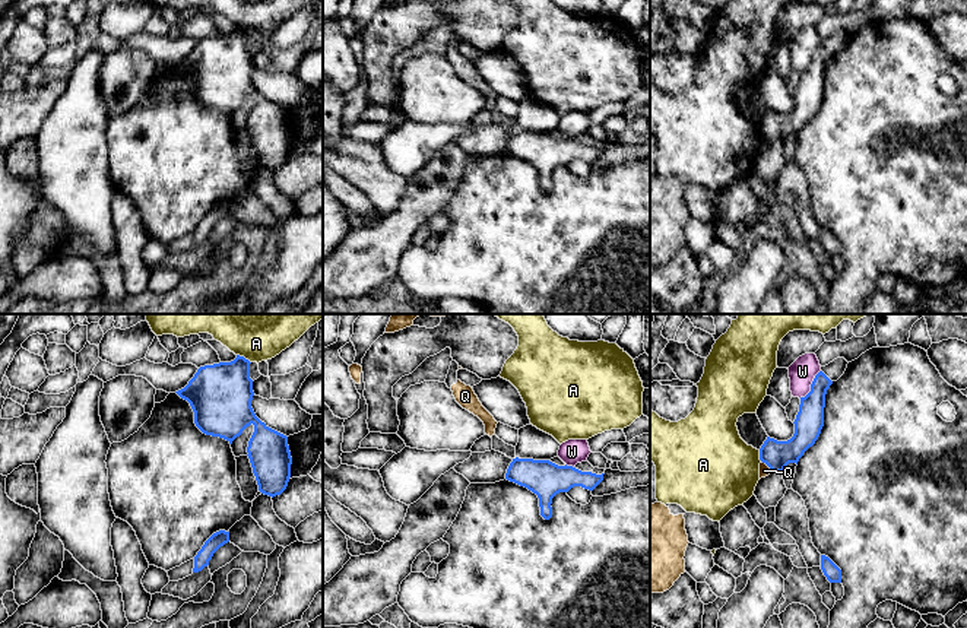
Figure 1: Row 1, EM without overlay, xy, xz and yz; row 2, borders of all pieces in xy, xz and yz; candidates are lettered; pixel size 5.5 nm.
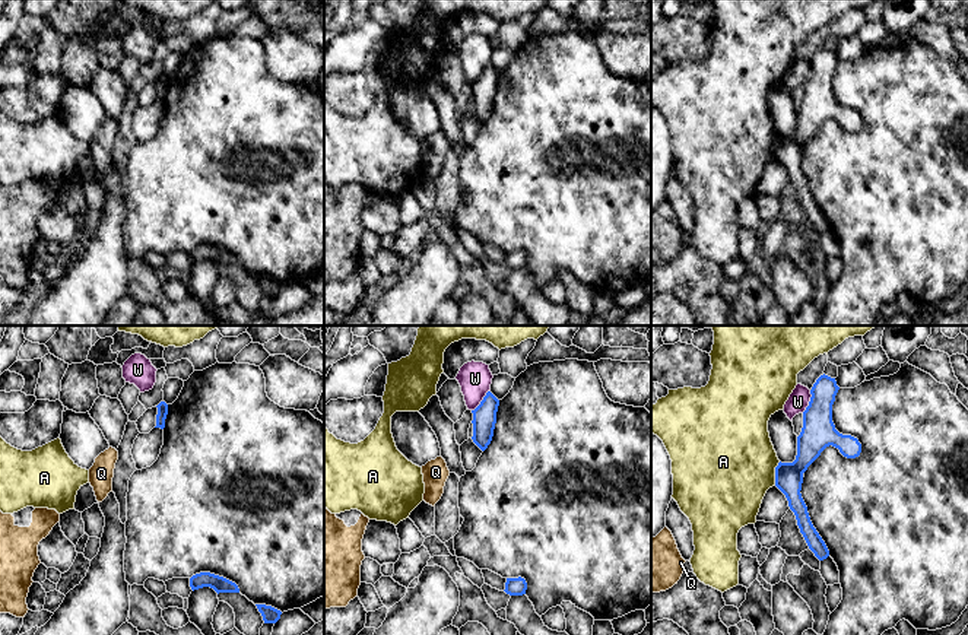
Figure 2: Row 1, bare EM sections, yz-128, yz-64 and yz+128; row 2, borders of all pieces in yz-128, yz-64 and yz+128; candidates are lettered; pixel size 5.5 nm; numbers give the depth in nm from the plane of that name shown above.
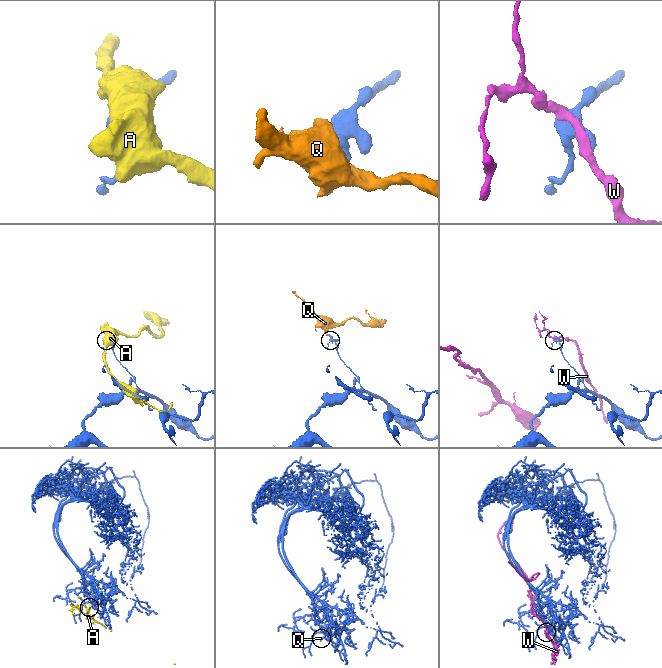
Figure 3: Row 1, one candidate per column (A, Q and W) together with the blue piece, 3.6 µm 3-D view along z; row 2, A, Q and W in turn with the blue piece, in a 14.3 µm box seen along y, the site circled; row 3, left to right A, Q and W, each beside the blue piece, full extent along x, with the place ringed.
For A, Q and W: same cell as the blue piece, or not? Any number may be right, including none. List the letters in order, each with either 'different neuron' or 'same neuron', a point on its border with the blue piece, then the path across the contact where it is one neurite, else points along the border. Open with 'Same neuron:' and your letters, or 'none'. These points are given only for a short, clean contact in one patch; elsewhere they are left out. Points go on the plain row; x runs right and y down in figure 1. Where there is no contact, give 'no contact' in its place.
Same neuron: none
A: different neuron; contact xy (243, 29)
Q: different neuron; contact yz (767, 138); border yz (761, 133), (771, 143)
W: different neuron; contact yz (811, 59); border yz (820, 43), (811, 62), (799, 70)

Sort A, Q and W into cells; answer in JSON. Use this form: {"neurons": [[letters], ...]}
{"neurons": [["A"], ["Q"], ["W"]]}

